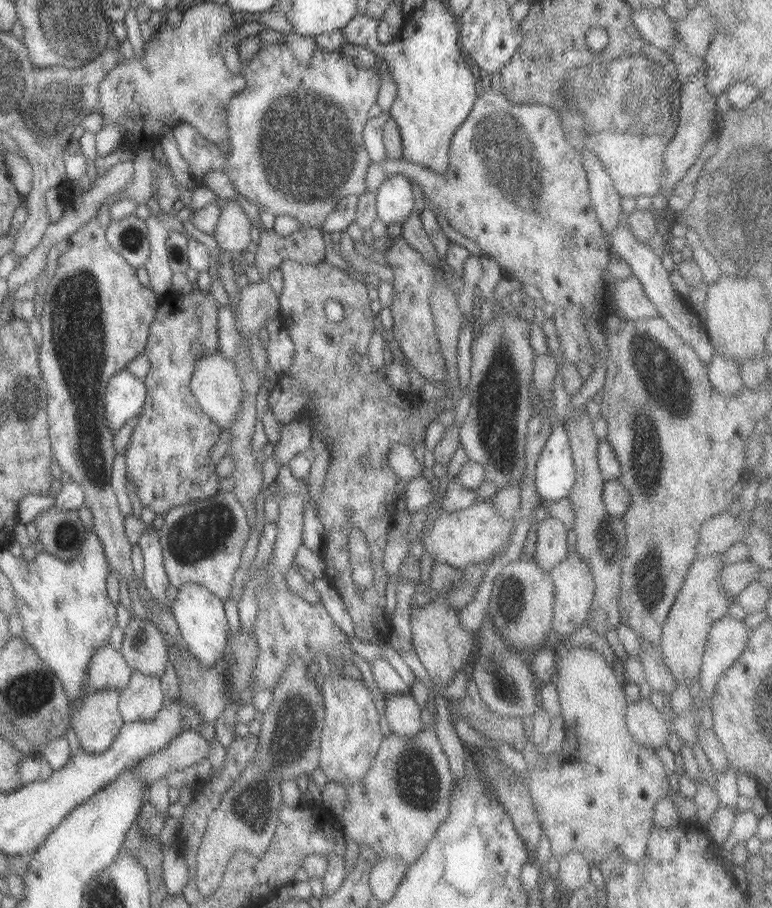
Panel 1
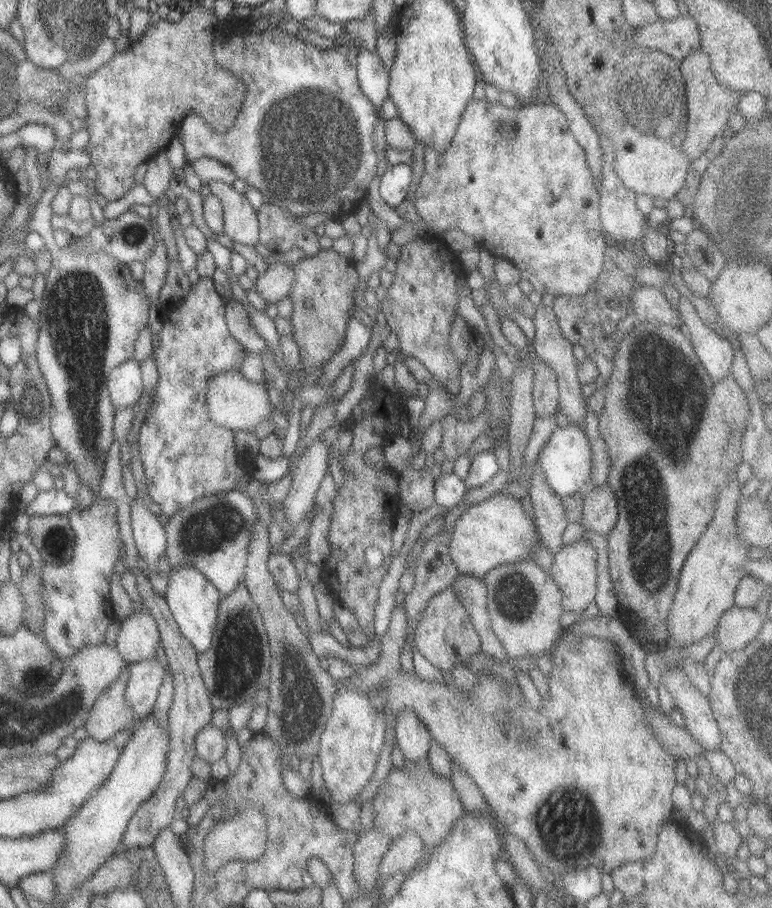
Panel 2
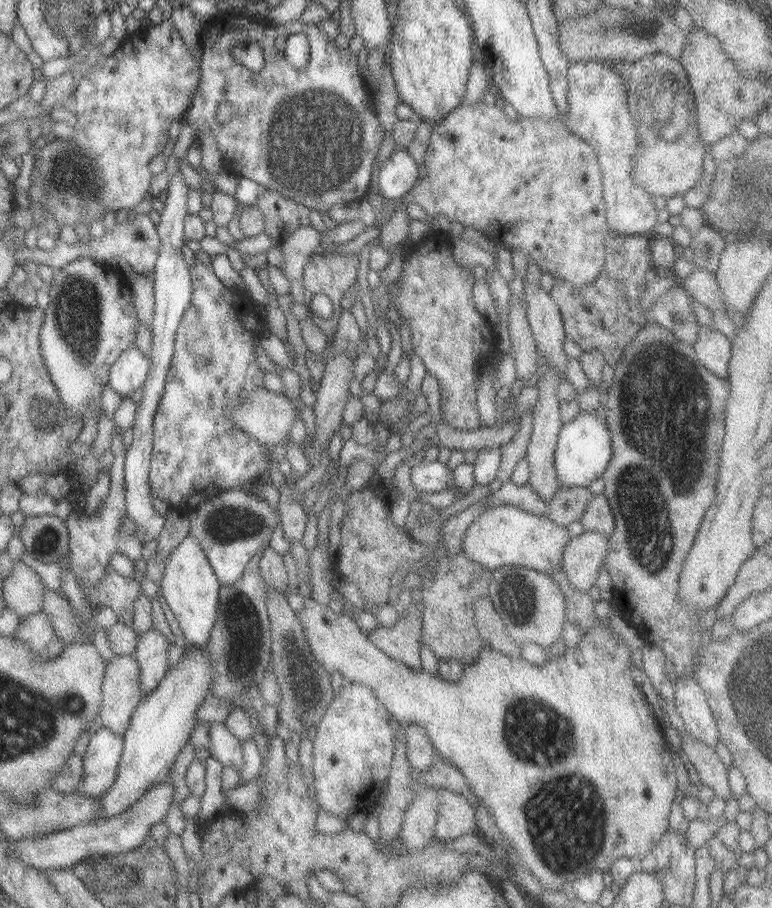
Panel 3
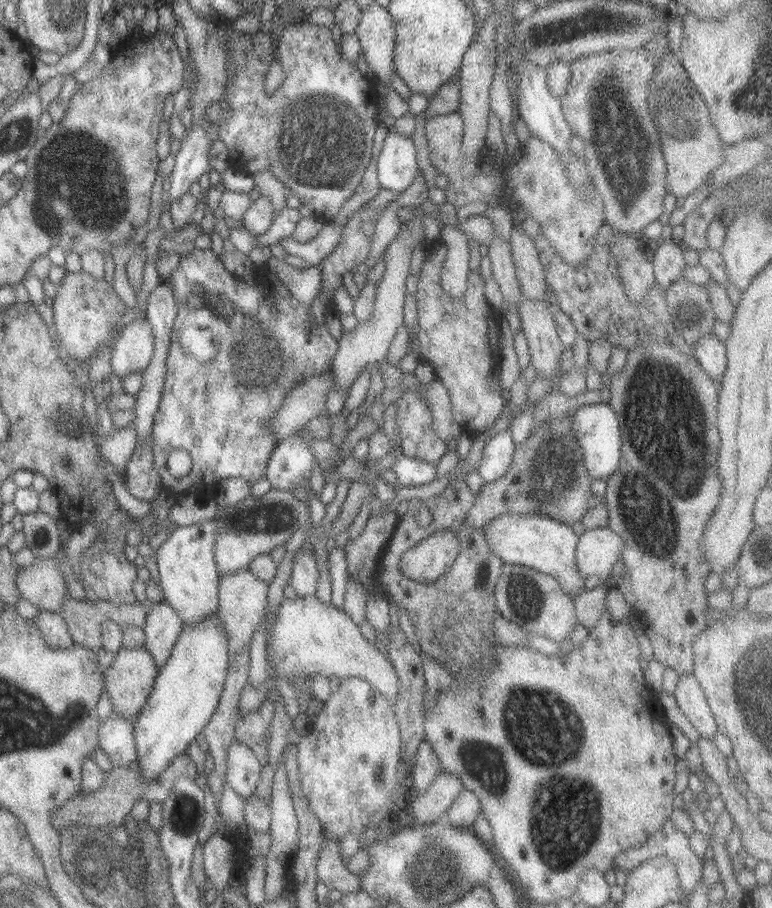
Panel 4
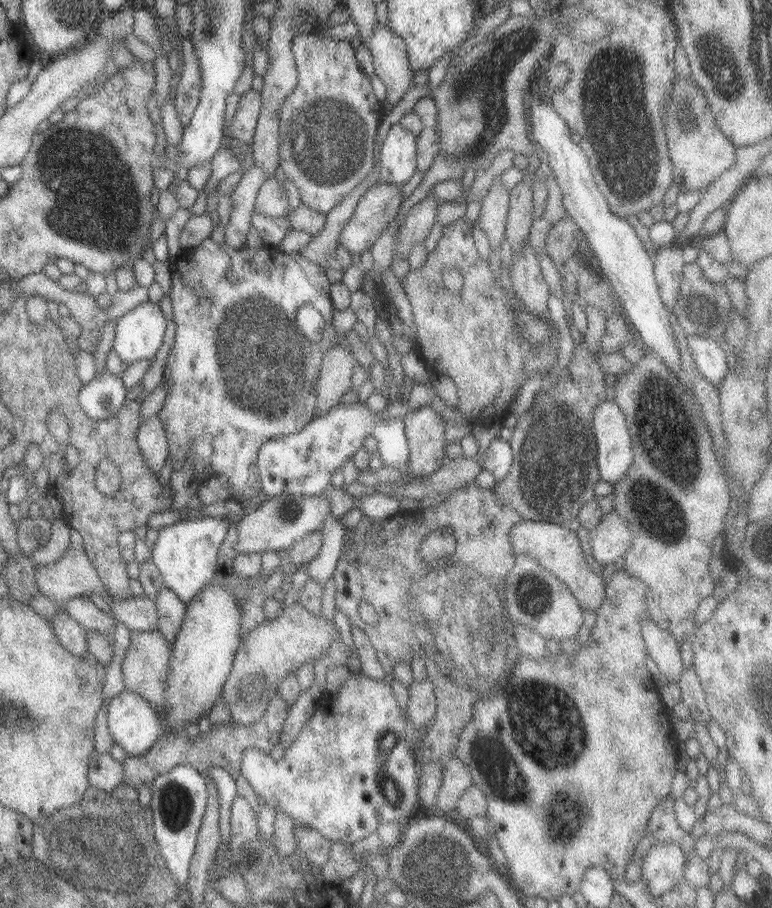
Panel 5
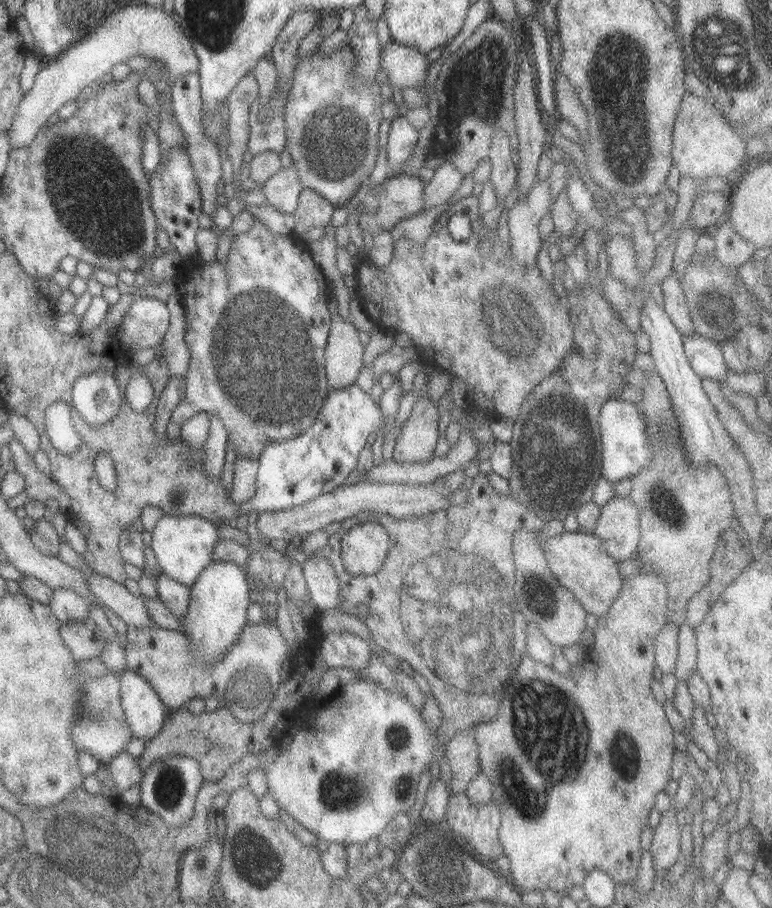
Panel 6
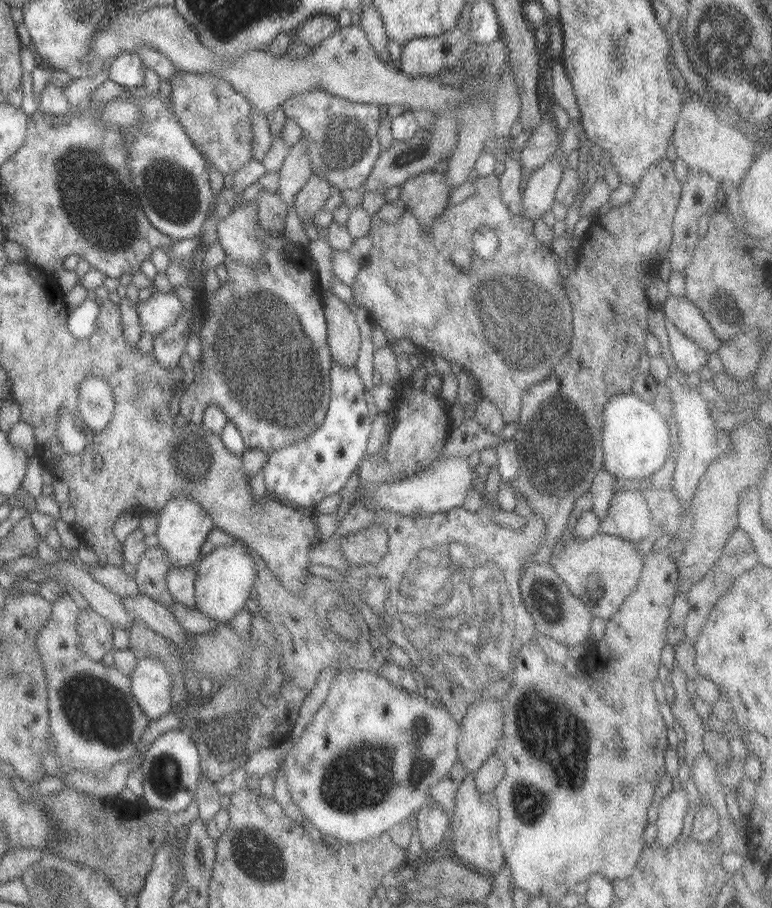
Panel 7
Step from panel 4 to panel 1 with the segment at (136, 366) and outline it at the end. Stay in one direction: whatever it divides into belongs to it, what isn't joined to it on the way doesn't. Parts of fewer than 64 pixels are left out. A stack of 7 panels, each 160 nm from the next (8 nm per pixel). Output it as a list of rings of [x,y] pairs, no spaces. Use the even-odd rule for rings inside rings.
[[[125,369],[109,377],[103,397],[103,418],[111,434],[115,434],[142,409],[146,388],[141,378]]]

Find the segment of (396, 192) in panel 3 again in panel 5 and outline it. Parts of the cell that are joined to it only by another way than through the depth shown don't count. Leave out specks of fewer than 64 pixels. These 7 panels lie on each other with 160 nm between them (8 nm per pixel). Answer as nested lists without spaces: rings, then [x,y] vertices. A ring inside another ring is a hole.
[[[395,123],[381,140],[378,154],[381,182],[395,186],[405,184],[416,171],[415,159],[416,137]]]

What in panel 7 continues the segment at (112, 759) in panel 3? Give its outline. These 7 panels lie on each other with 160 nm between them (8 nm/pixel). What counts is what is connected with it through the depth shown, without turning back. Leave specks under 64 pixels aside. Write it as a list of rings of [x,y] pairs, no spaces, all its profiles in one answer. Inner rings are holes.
[[[152,656],[149,658],[140,658],[131,670],[128,676],[129,683],[131,684],[131,697],[137,703],[139,711],[143,713],[147,721],[155,721],[161,716],[164,716],[169,710],[175,709],[171,703],[171,682],[163,663]]]

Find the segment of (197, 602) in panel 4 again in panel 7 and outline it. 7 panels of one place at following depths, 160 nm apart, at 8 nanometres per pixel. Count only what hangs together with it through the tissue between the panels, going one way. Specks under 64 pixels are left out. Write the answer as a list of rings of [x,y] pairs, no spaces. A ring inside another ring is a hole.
[[[182,497],[169,499],[165,506],[156,512],[157,524],[155,527],[155,538],[157,538],[156,547],[160,548],[171,568],[189,568],[195,567],[200,559],[200,548],[203,541],[212,529],[211,519],[206,512],[199,508],[199,505]]]

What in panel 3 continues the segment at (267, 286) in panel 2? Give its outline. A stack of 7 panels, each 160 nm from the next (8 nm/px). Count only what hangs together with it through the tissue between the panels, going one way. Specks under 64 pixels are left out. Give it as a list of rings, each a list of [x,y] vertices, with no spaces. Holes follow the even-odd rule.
[[[308,223],[299,226],[287,235],[280,244],[281,264],[279,270],[288,283],[301,281],[302,271],[307,260],[317,250],[320,233]]]

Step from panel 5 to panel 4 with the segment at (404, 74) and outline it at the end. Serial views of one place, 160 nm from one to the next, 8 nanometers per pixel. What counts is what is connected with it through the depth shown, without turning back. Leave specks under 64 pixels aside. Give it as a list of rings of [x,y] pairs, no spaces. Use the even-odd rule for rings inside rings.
[[[379,3],[368,4],[369,8],[360,10],[354,35],[358,38],[360,54],[371,68],[372,79],[389,83],[394,74],[392,56],[394,49],[394,24]]]

